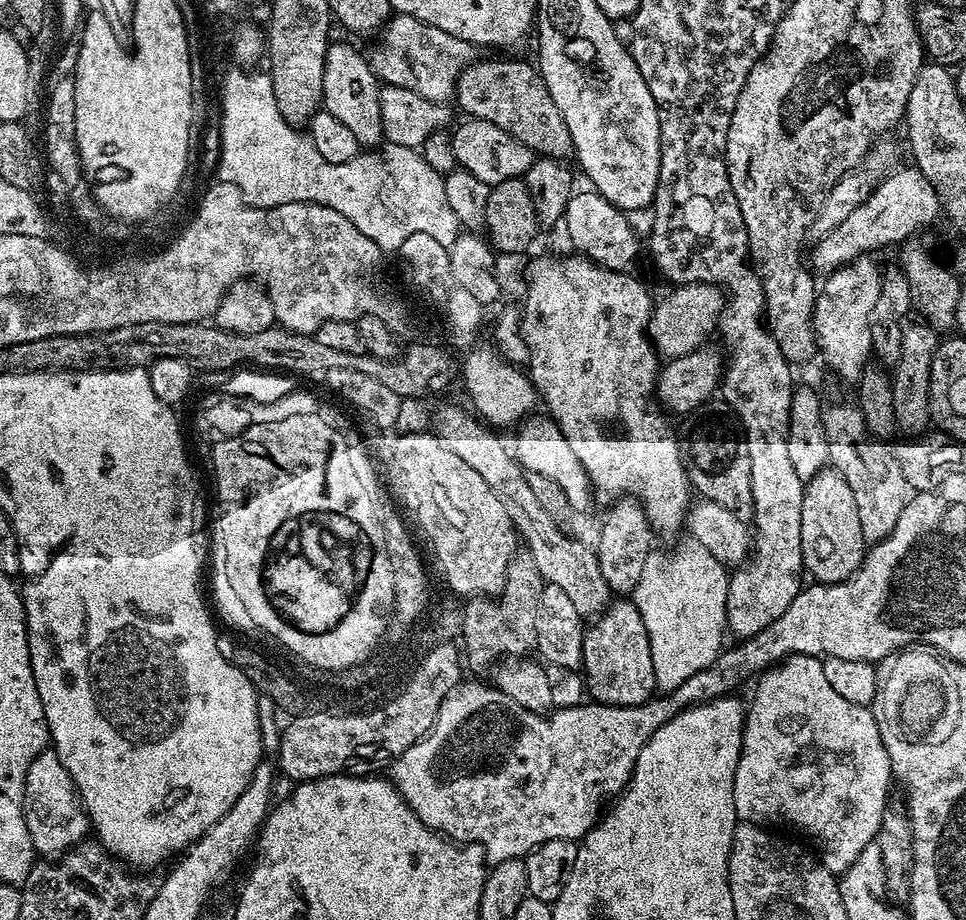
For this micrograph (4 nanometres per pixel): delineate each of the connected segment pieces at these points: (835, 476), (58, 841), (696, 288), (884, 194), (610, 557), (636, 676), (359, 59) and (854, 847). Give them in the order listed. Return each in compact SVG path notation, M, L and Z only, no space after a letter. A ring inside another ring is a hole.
M831 466L822 469L814 478L810 478L804 485L804 497L802 498L802 558L807 575L812 575L813 581L821 584L841 584L843 580L849 580L851 576L860 569L860 563L864 561L866 555L866 545L862 538L862 522L858 518L858 505L854 503L854 490L850 490L850 485L846 483L846 478L842 478L842 474Z
M54 750L40 752L26 772L24 817L26 830L30 830L32 849L40 858L59 858L71 852L76 845L84 843L89 835L90 821L84 803L80 800L76 784L70 778L70 770L62 766Z
M682 284L671 289L669 296L655 301L652 309L652 317L648 319L648 335L652 347L656 349L661 357L671 358L673 356L685 356L705 343L704 340L711 332L715 333L718 328L720 313L724 311L726 296L717 285L714 284Z
M915 166L897 167L880 181L880 185L873 190L870 198L866 198L866 202L858 206L858 210L853 210L838 225L838 230L830 230L826 238L815 241L813 248L816 249L812 252L811 267L817 273L827 274L844 267L857 256L876 254L879 248L888 248L891 244L899 246L909 236L927 229L924 227L934 223L936 215L941 215L941 212L942 201L931 182Z
M621 498L609 508L612 509L600 528L600 537L594 543L594 551L609 590L614 594L630 594L634 586L638 586L638 578L642 578L642 566L646 558L654 550L654 529L649 524L640 501L635 498Z
M616 598L584 629L582 675L586 692L593 701L618 706L646 704L657 691L654 658L650 658L650 638L642 626L631 599Z
M329 43L324 67L323 111L334 114L343 124L350 126L354 138L361 146L381 143L384 140L382 130L382 108L380 106L381 81L372 73L367 57L352 44Z
M797 654L785 656L783 660L767 669L757 680L760 681L756 684L752 705L749 703L746 708L744 741L738 758L738 770L734 774L734 810L737 821L764 826L769 823L767 820L785 820L790 827L805 832L810 839L820 843L820 848L824 851L822 863L826 866L826 870L830 870L834 874L843 874L852 865L854 858L858 858L858 854L862 854L862 850L866 850L866 846L875 841L882 822L882 814L890 803L888 787L894 784L894 777L890 758L886 754L886 746L882 746L882 738L878 734L878 722L874 722L871 707L855 704L847 698L842 698L842 694L838 694L838 690L834 690L834 686L830 686L830 681L826 678L824 660L819 656Z

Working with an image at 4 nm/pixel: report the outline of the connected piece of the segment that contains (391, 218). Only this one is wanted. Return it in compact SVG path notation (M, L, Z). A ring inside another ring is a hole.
M240 66L233 67L233 69L233 72L228 72L224 76L224 97L218 100L218 104L226 108L226 118L222 118L218 122L221 130L221 142L218 153L218 161L220 160L219 179L223 183L238 186L238 190L242 190L244 199L259 208L273 208L274 206L289 204L290 202L310 202L311 204L330 206L330 210L338 210L338 214L350 218L350 222L354 222L354 226L358 226L358 230L362 230L362 234L366 234L366 238L373 240L378 247L384 249L385 253L388 254L395 253L402 246L402 242L406 242L406 238L410 238L410 234L430 234L430 238L435 238L437 242L442 242L442 246L451 248L462 229L458 218L454 218L454 210L450 210L450 202L446 202L444 176L436 172L434 166L427 164L423 155L417 149L394 144L387 149L389 151L388 156L367 156L367 154L361 154L345 164L326 162L326 158L322 158L322 154L318 154L318 150L314 150L312 141L308 139L307 135L299 127L286 122L282 118L282 110L278 110L278 102L274 100L274 86L272 85L271 75L264 70L252 72L256 70L245 70Z

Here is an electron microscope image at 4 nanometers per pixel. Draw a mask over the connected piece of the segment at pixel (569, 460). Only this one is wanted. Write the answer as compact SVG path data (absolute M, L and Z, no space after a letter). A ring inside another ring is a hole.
M532 414L527 417L515 429L516 432L516 448L514 444L514 455L516 461L520 464L525 472L533 472L534 474L543 474L545 478L550 478L556 483L561 490L566 494L566 498L570 502L573 513L580 514L588 508L588 503L594 500L592 484L588 480L586 470L582 470L582 462L578 462L577 456L574 455L574 450L570 450L570 442L562 434L562 430L553 422L551 416L547 414Z

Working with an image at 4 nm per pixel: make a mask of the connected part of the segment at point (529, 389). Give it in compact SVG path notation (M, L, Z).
M491 343L480 344L477 348L470 349L464 360L462 356L462 380L463 376L464 388L472 399L471 407L478 413L481 421L497 429L511 429L519 425L529 414L537 411L538 393L532 384L531 375L523 367L516 367L501 359L500 353Z

